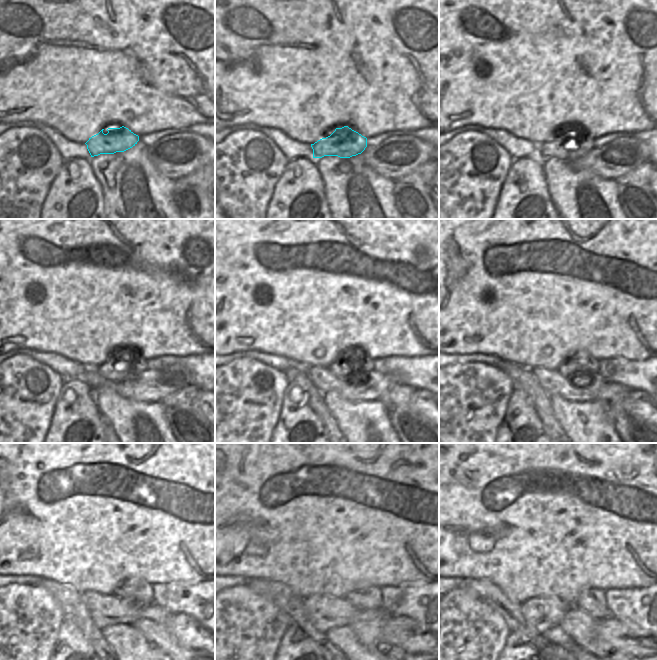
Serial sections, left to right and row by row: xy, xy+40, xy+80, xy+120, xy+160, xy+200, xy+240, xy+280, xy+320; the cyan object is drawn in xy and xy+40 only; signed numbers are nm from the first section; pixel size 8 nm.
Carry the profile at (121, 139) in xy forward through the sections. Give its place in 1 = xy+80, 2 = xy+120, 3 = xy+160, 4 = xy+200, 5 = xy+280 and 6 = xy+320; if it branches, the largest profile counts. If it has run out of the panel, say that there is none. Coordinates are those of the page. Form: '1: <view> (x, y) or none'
1: xy+80 (575, 143)
2: xy+120 (127, 367)
3: xy+160 (342, 368)
4: xy+200 (581, 360)
5: xy+280 (368, 597)
6: xy+320 (592, 600)

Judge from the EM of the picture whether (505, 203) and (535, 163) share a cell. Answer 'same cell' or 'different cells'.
same cell

